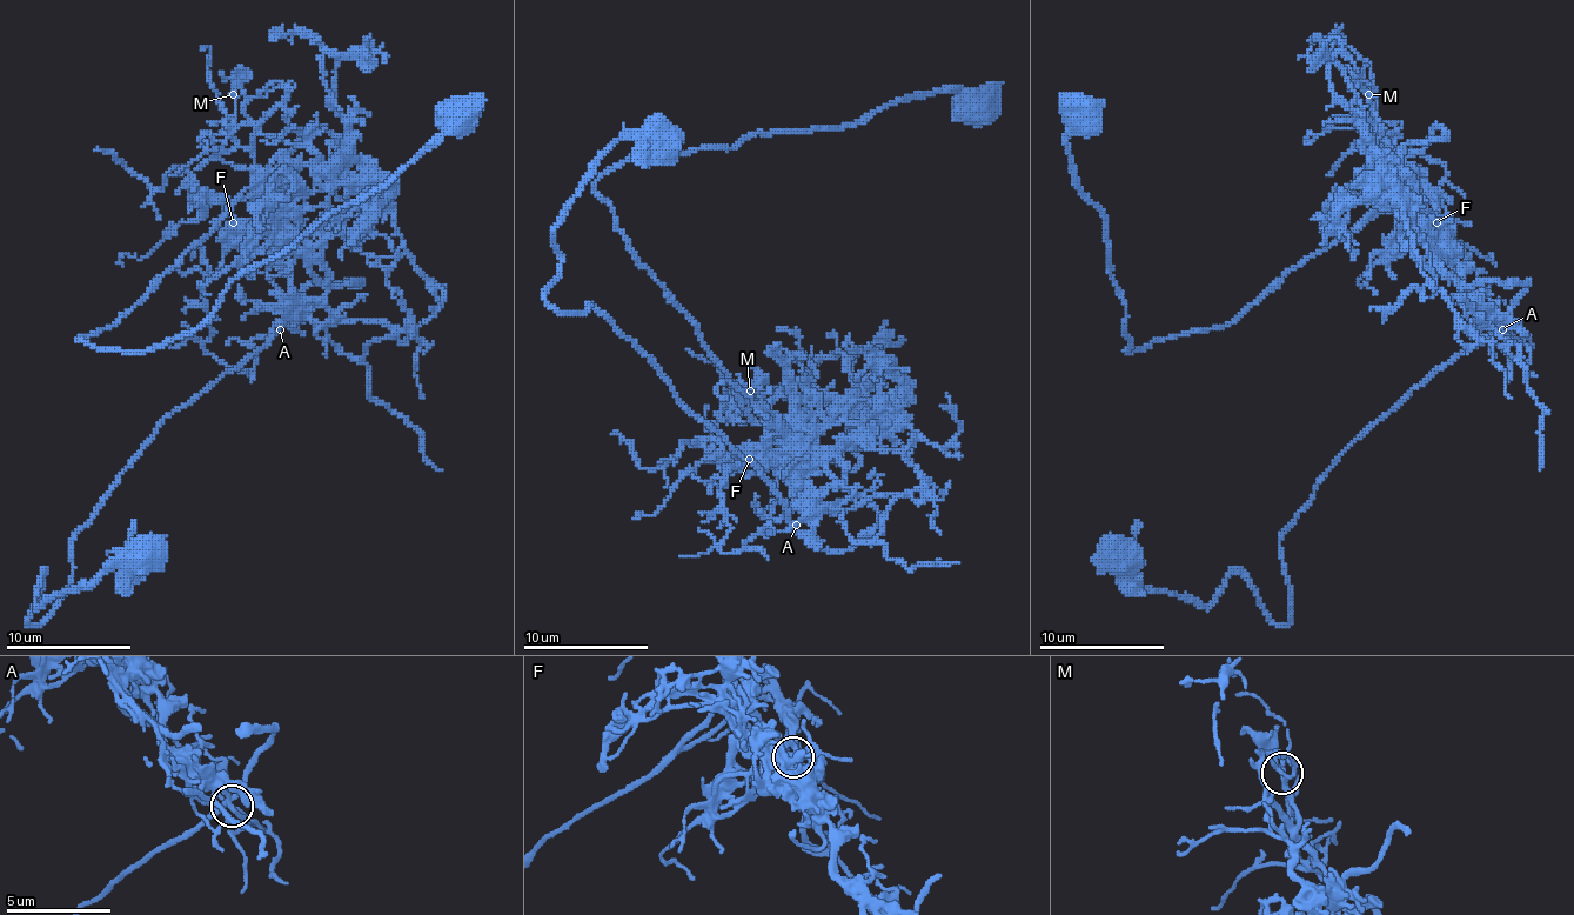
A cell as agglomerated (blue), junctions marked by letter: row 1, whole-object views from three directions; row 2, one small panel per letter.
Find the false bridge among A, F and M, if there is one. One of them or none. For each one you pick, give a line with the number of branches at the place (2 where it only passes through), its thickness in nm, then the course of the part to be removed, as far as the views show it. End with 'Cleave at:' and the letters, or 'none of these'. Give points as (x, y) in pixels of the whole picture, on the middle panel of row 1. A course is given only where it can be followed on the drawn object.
M: 2 branches meet; 160 nm thick; foreign part runs (749, 391), (834, 396), (824, 419), (764, 419), (598, 180), (661, 148), (837, 129), (952, 89), (999, 114)
Cleave at: M

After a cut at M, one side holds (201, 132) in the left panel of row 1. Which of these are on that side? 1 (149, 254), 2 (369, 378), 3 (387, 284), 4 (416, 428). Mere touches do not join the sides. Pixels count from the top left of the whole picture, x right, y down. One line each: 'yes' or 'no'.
1: yes
2: yes
3: no
4: yes

